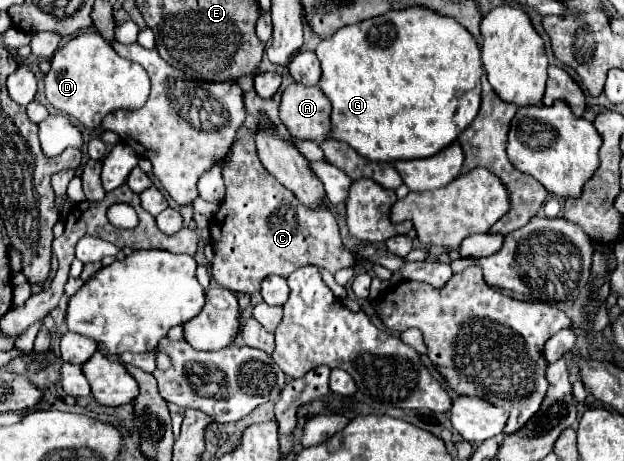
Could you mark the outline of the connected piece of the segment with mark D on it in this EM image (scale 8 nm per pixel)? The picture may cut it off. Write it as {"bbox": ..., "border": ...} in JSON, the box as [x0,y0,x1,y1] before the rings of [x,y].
{"bbox":[43,32,149,130],"border":[[[83,32],[67,40],[49,62],[51,70],[43,78],[49,104],[73,116],[89,130],[99,128],[109,112],[119,108],[139,108],[149,96],[149,76],[145,68],[121,58],[99,32]]]}

